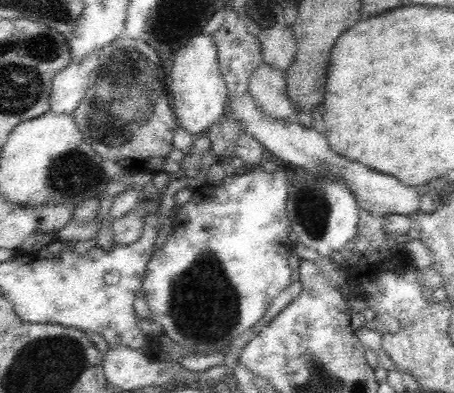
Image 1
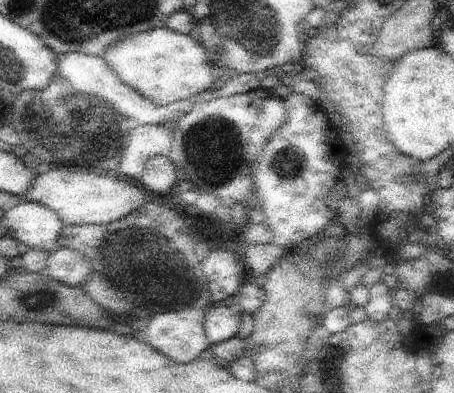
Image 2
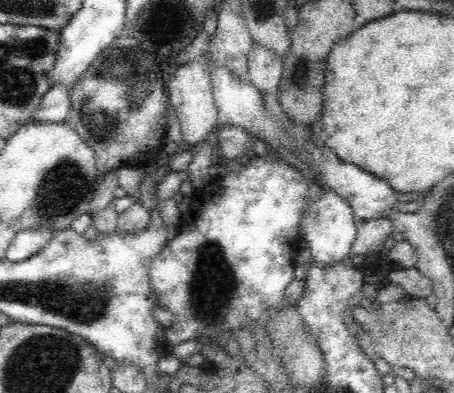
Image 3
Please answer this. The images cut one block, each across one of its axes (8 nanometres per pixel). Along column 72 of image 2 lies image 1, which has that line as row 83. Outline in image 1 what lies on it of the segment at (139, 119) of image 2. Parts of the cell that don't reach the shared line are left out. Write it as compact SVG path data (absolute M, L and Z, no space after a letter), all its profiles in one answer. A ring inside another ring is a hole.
M98 54L84 60L74 60L70 66L60 70L52 82L50 94L50 112L56 114L74 114L76 108L84 102L88 92L88 76L98 64Z

